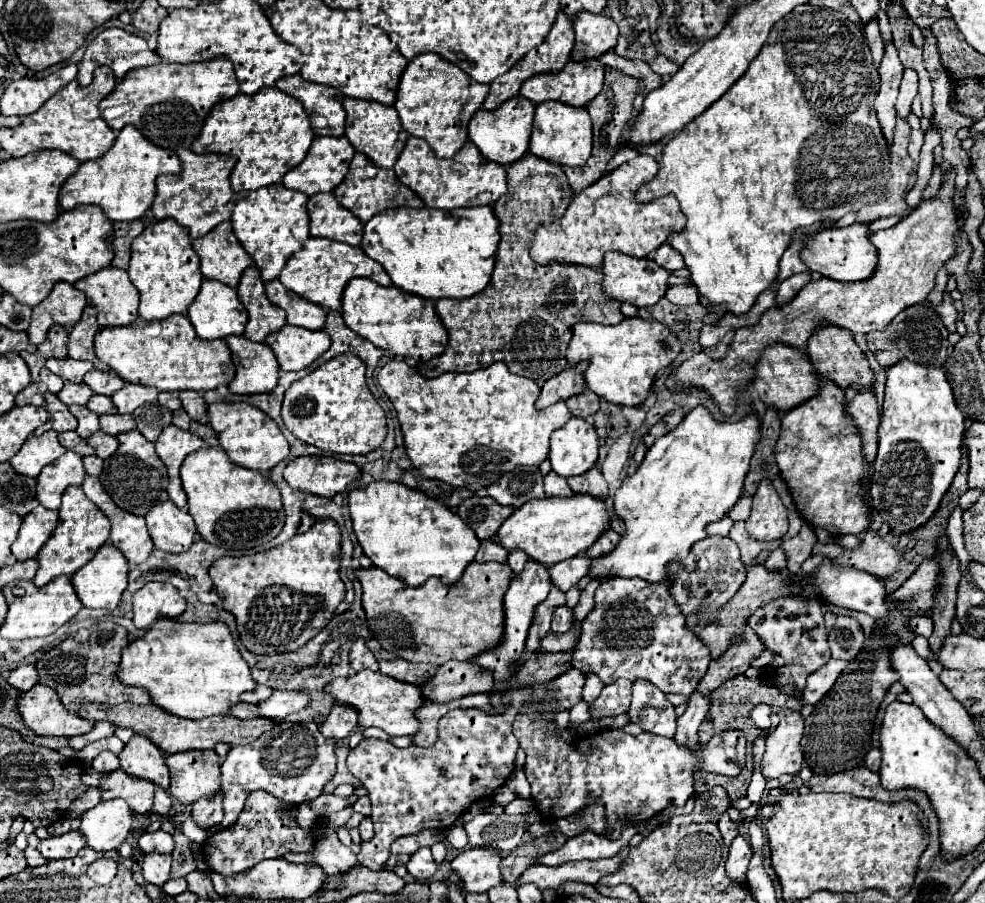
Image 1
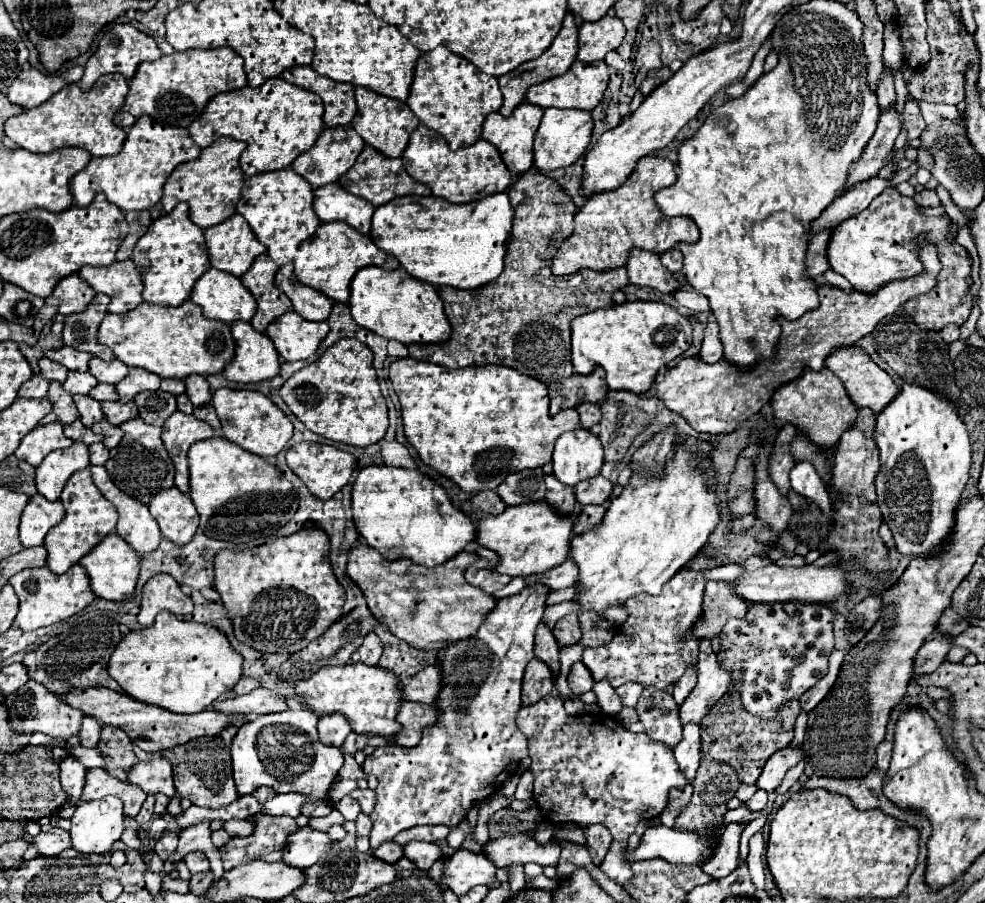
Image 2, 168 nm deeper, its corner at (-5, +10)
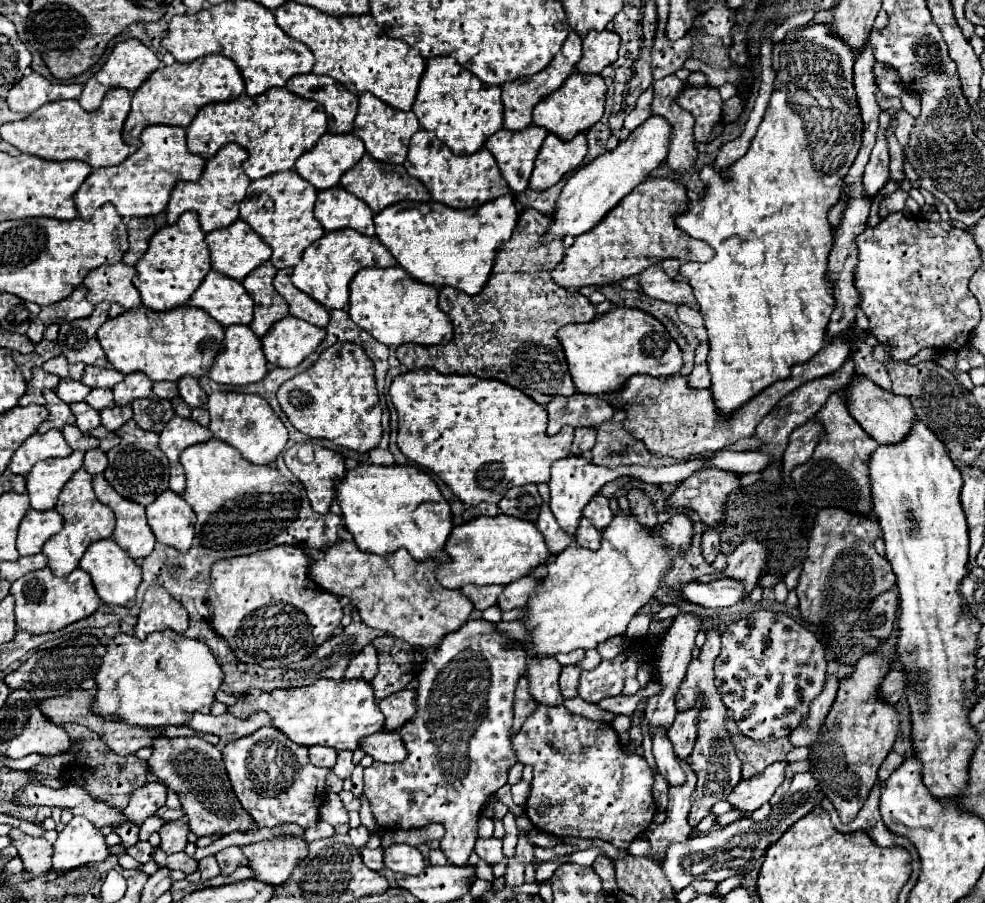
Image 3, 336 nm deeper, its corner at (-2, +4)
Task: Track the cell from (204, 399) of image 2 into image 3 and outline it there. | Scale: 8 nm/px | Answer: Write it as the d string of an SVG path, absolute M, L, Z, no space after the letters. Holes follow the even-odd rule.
M183 376L179 382L179 394L181 398L191 406L191 408L197 408L197 406L205 406L207 402L207 394L201 390L199 382L193 378L193 376Z

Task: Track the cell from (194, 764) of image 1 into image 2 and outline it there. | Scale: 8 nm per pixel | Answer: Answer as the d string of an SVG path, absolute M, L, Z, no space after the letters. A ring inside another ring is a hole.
M176 746L176 748L164 750L162 754L174 766L176 792L182 798L188 798L192 804L206 806L206 808L220 808L220 806L226 806L226 804L230 804L238 798L238 792L236 792L236 786L234 786L234 780L232 780L232 762L230 762L228 750L216 746L216 754L222 758L216 764L212 764L210 760L202 760L202 752L194 754L186 746Z

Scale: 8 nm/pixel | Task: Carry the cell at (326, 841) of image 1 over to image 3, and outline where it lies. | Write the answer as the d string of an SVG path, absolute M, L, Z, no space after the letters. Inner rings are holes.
M283 836L247 844L241 850L249 858L249 868L253 870L255 880L279 886L291 876L295 864L307 856L307 842L299 836Z

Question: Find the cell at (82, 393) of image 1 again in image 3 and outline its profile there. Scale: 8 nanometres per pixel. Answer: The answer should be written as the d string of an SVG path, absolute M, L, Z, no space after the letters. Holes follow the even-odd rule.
M61 380L59 386L55 388L55 394L67 404L83 402L89 392L91 392L91 388L87 388L83 382L75 382L75 380Z

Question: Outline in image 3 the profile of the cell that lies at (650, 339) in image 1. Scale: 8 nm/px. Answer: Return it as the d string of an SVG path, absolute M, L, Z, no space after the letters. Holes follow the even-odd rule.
M613 308L587 324L569 324L557 330L573 384L583 394L607 394L623 386L633 374L667 378L681 370L683 354L667 328L647 312L635 308Z

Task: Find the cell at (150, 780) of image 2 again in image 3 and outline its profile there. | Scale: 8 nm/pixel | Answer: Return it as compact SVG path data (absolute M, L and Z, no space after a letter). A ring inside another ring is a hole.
M145 784L143 788L137 788L131 796L129 806L125 808L125 818L137 826L141 826L147 818L155 816L155 812L165 806L165 796L167 788L165 784Z

